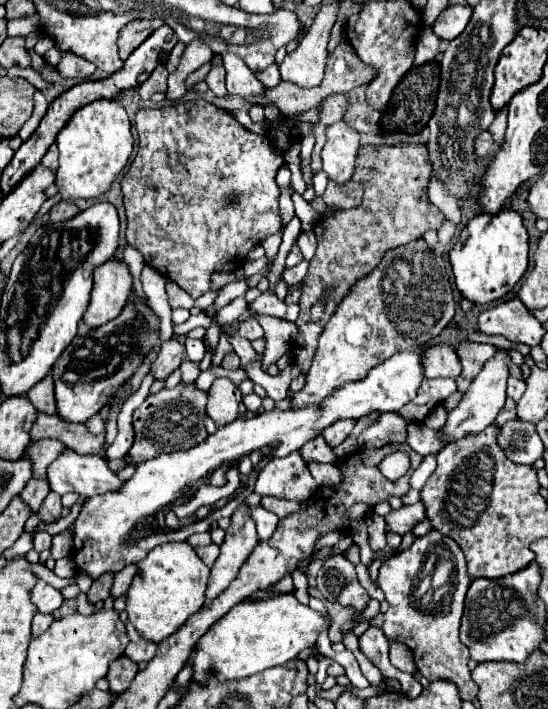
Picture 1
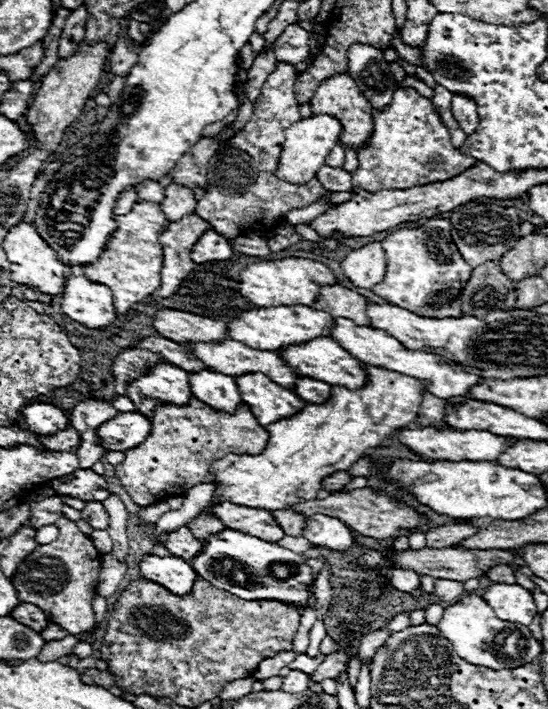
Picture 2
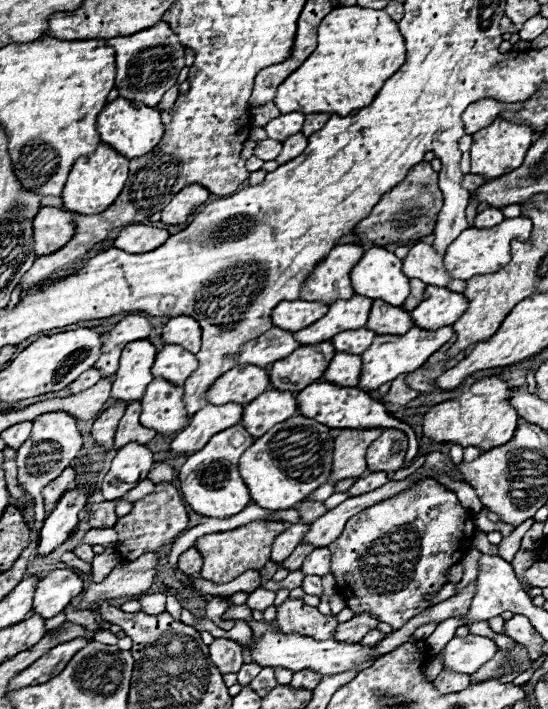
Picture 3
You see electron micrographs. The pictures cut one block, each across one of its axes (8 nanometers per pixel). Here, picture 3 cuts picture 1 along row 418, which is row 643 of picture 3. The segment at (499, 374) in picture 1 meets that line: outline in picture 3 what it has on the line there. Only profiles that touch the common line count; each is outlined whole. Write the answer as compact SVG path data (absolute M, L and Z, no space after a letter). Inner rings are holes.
M454 636L448 646L440 652L444 670L452 670L458 674L474 674L482 664L486 664L494 654L498 646L494 640L484 638L484 636Z

